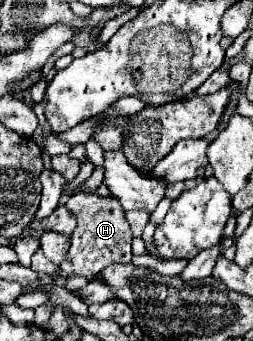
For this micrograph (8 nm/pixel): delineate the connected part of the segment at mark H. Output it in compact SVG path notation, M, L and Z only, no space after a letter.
M76 193L66 203L68 211L76 215L78 227L70 237L70 249L66 259L60 263L60 269L66 275L80 275L88 281L94 281L96 273L100 273L106 265L112 263L130 263L130 243L132 231L128 221L124 219L124 211L116 197L100 197L94 193Z

